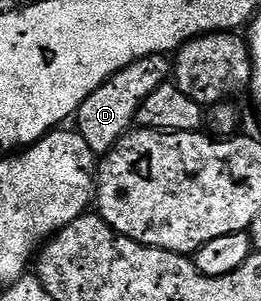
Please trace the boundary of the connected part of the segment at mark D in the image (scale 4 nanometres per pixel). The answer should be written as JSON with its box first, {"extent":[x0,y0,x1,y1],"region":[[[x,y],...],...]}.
{"extent":[77,55,172,154],"region":[[[166,55],[146,56],[125,66],[120,72],[110,76],[101,87],[93,90],[93,94],[89,94],[85,102],[81,102],[77,113],[77,131],[81,138],[85,138],[85,142],[89,142],[89,150],[97,154],[110,152],[126,132],[132,131],[141,102],[145,102],[145,98],[149,98],[149,94],[153,94],[157,86],[168,83],[172,72],[172,61]]]}

